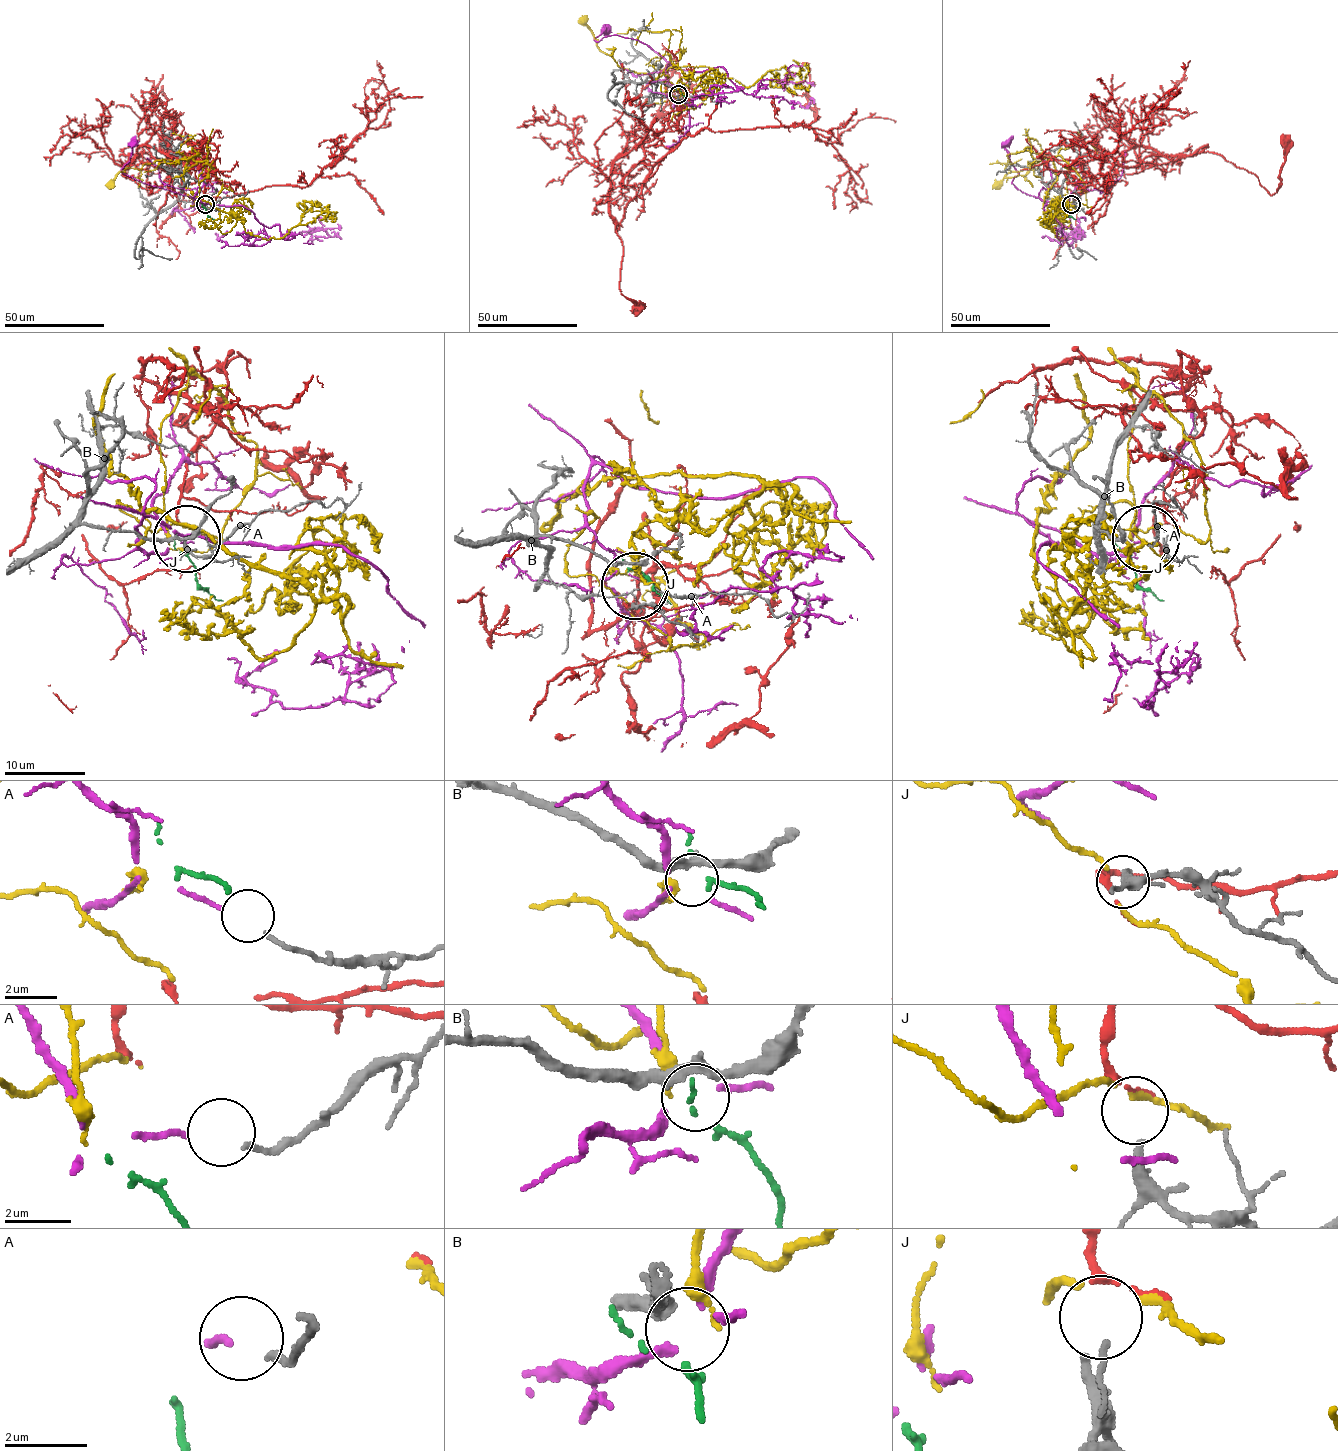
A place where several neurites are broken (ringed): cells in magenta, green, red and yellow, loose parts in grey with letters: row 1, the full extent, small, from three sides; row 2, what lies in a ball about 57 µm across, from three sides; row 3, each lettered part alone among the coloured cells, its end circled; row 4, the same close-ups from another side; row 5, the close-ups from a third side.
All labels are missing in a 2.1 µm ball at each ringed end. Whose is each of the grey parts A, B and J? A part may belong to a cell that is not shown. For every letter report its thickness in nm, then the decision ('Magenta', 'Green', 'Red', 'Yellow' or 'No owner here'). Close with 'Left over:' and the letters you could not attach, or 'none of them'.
A: Thickness 160 nm. Magenta
B: Thickness 360 nm. Green
J: Thickness 260 nm. Red
Left over: none of them

